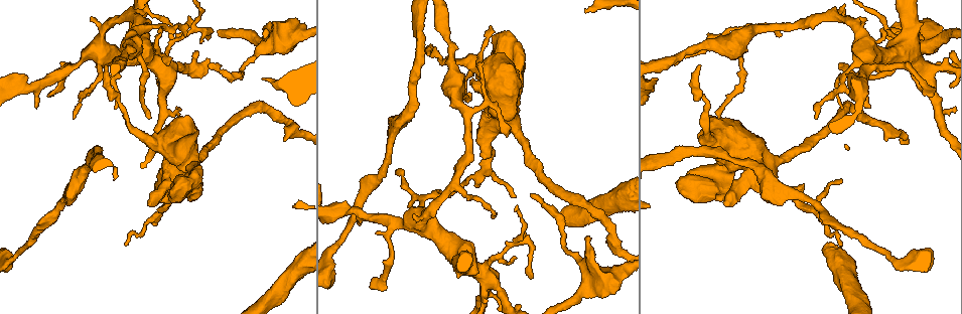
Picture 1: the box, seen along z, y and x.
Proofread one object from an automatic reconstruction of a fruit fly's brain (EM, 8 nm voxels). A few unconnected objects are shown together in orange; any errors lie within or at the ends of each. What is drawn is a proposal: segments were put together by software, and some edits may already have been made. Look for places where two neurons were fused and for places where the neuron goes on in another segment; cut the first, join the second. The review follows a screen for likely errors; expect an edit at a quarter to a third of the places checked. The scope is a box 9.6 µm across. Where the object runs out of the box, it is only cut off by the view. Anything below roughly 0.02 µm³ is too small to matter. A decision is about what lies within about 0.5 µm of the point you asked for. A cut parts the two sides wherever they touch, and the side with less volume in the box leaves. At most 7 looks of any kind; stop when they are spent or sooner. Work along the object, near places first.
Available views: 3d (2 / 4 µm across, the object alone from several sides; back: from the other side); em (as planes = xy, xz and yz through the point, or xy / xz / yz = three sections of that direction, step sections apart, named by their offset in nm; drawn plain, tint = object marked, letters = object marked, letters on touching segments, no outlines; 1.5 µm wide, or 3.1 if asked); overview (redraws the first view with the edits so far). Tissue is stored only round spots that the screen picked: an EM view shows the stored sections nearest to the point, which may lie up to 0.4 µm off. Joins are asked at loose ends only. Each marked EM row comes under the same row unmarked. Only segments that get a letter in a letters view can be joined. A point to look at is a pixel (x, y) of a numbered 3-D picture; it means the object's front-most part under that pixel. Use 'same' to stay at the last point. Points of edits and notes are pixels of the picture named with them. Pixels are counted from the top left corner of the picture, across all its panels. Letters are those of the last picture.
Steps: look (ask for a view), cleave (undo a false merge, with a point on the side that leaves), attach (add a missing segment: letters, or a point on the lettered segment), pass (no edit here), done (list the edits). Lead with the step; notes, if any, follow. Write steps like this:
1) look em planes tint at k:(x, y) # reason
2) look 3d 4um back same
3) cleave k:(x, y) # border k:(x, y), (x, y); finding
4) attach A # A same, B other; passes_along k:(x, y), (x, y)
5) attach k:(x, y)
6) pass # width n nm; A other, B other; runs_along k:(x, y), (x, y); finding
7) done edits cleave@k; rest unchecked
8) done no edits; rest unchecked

look em xy step 8 letters at 1:(36, 106) # an open end

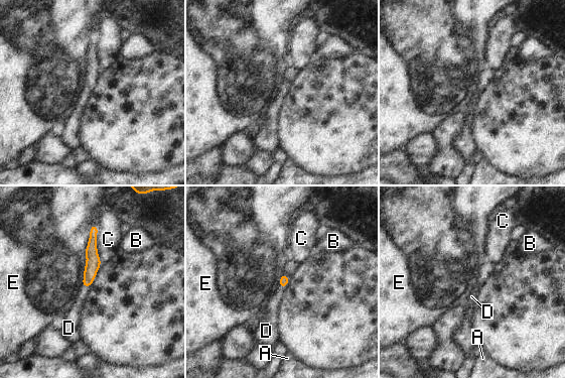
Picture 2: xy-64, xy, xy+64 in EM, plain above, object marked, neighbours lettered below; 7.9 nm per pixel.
look em planes letters same

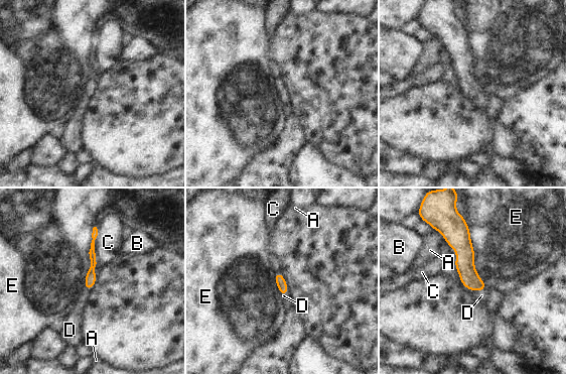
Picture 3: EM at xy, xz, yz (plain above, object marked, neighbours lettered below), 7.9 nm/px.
attach D # A other, B other, C other, D same, E other; passes_along 3:(464, 264), (478, 289), (481, 295); the neuron continues

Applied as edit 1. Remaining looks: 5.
look overview

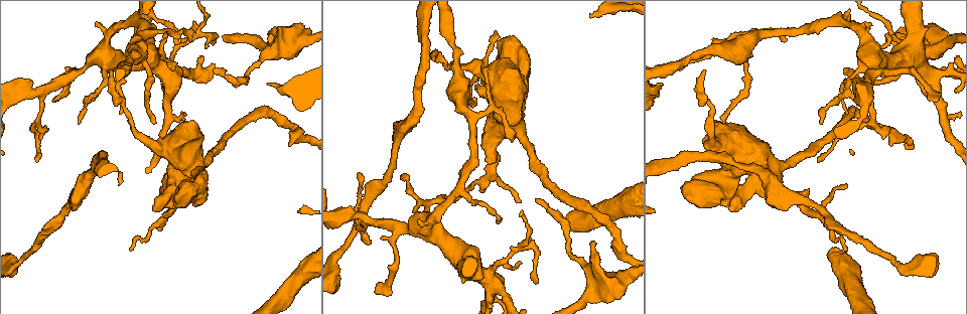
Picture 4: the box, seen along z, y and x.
look em xy step 8 letters at 4:(207, 48) # free end

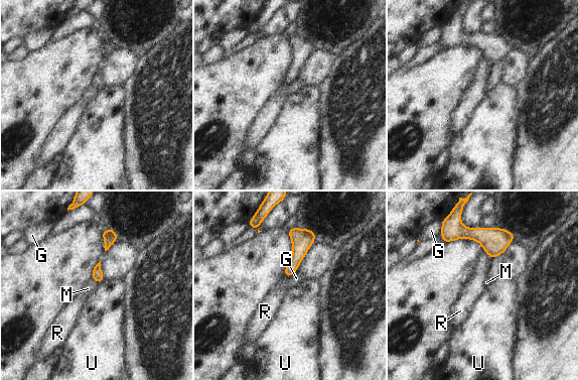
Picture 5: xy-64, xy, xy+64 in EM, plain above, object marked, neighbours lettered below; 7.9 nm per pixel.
pass # width 90 nm; G other, M other, R other, U other; no lettered segment goes on from it

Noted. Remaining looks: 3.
look 3d 2um at 4:(591, 241) # branch stops here

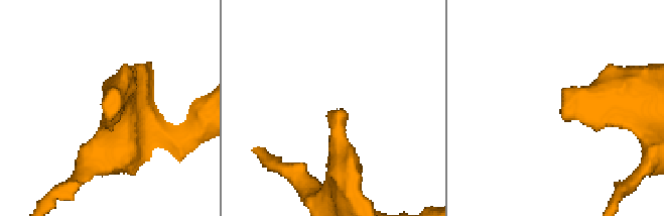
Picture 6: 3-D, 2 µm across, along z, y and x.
look em xz step 8 tint at 6:(329, 112)

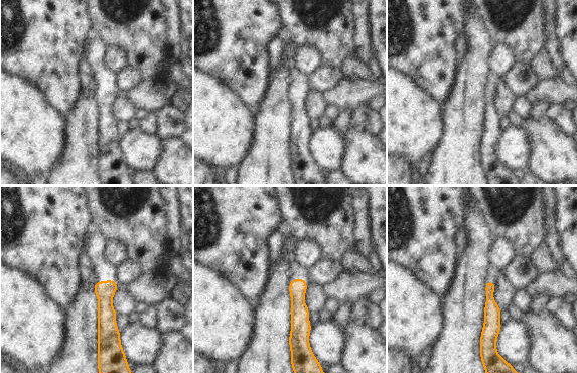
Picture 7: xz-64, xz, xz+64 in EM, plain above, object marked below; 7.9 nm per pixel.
look em planes letters same # cut it another way

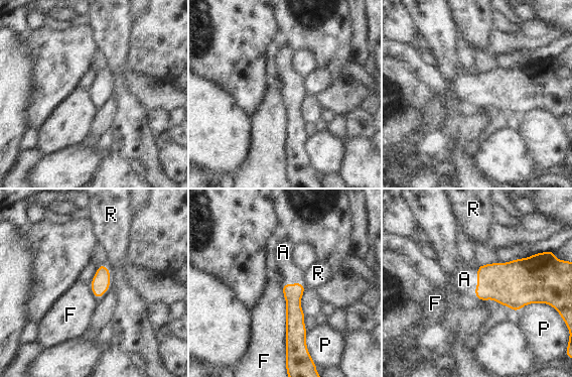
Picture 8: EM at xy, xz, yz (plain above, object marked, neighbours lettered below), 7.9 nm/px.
attach A # A same, F other, P other, R other; passes_along 8:(509, 284), (477, 281), (464, 279); it goes on there

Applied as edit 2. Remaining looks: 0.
done edits attach@3, attach@8; rest unchecked

